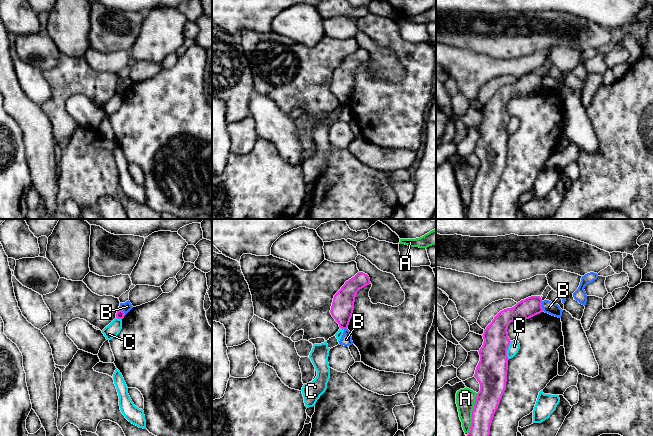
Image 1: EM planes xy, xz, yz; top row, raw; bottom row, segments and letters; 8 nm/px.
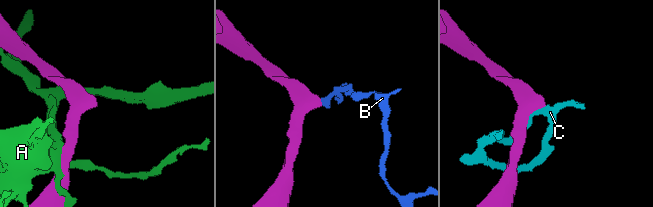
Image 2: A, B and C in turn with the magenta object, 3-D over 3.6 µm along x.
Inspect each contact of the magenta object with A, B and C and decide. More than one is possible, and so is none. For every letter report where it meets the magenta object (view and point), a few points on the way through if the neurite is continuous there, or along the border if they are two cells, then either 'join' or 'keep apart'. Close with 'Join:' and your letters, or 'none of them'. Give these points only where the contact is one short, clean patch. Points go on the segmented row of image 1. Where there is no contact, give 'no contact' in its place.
A: contact yz (472, 413); keep apart
B: contact yz (541, 306); border yz (541, 301), (543, 310); keep apart
C: contact yz (507, 349); keep apart
Join: none of them

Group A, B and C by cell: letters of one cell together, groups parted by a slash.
A / B / C

